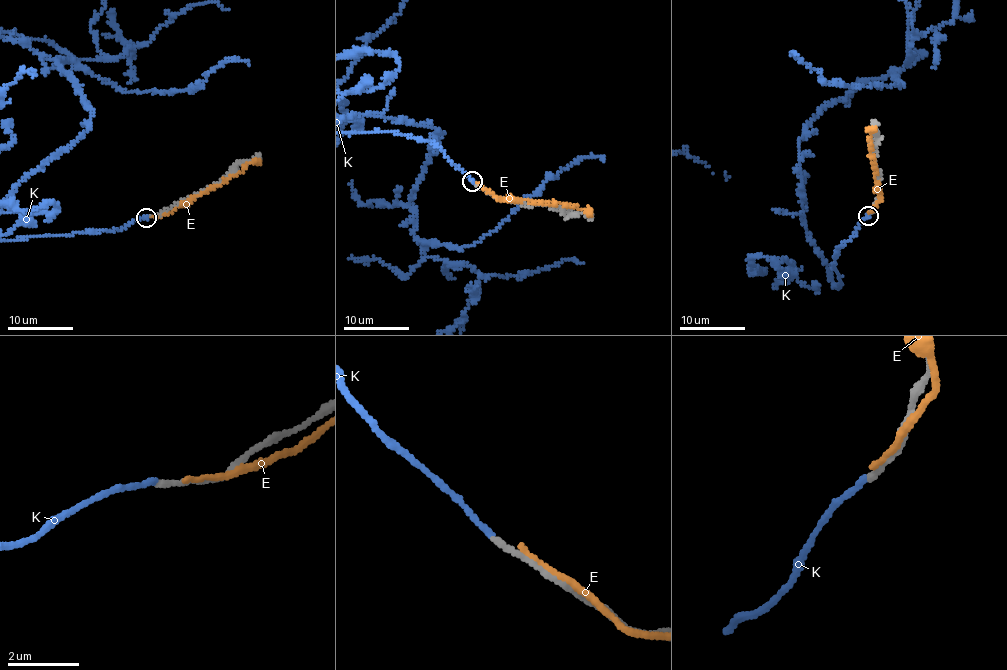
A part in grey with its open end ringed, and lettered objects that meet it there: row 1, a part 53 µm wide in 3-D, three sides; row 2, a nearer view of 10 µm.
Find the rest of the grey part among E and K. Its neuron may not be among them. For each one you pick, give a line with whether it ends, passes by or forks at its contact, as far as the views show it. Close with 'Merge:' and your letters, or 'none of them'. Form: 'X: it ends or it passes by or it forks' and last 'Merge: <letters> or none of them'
Merge: none of them

